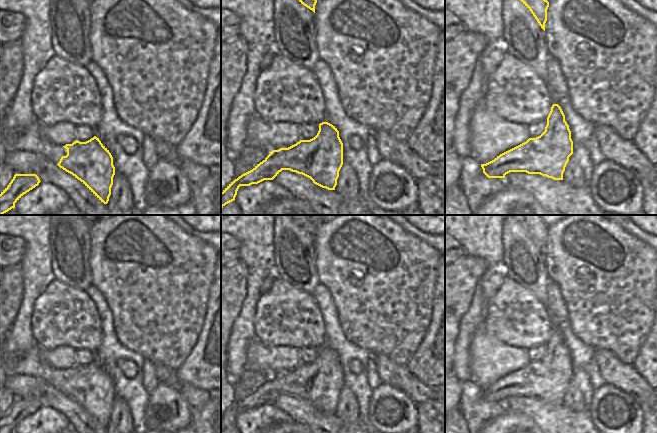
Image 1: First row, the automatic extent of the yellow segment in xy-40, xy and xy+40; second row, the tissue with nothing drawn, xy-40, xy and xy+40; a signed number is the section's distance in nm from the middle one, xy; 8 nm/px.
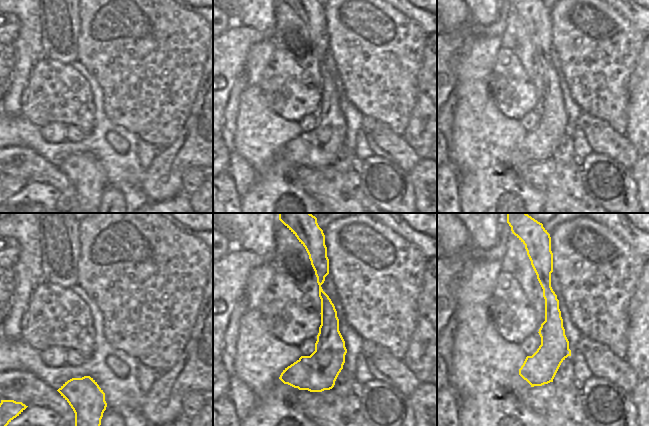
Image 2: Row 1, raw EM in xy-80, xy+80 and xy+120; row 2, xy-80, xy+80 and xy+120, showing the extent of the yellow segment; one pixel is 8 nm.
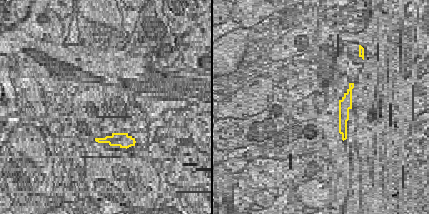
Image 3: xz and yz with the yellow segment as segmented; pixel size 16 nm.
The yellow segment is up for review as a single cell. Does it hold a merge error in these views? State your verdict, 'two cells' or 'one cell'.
one cell

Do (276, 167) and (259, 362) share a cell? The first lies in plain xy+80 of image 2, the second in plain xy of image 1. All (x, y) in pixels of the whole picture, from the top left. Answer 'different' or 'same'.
same

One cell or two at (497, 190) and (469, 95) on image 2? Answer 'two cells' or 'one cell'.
one cell

